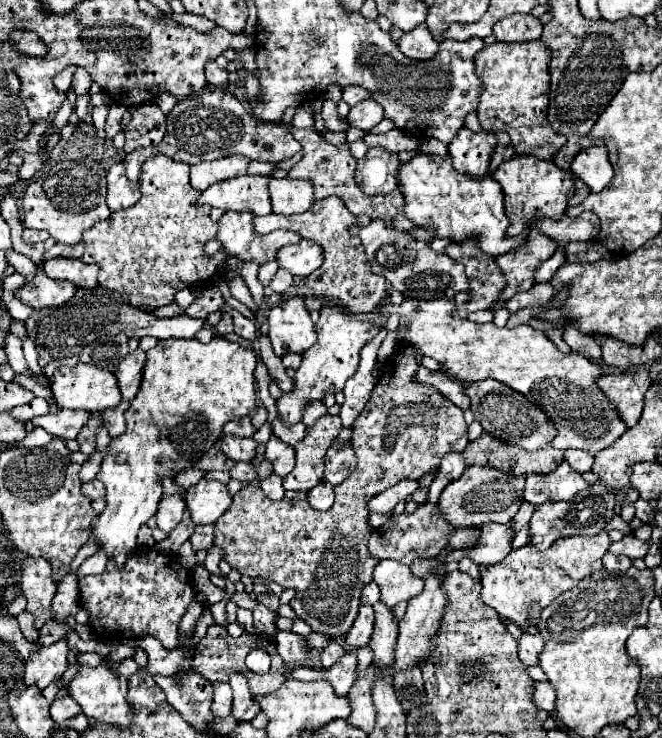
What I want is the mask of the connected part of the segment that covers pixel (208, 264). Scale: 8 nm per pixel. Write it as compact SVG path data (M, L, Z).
M151 156L143 164L141 178L141 198L133 208L113 212L105 222L97 222L83 234L85 254L83 262L99 266L99 284L107 290L119 292L131 306L137 308L159 308L173 302L173 296L181 288L189 288L191 284L211 282L213 276L221 274L221 264L227 258L223 250L219 250L213 258L203 256L203 244L217 234L217 222L209 218L209 208L195 206L199 196L197 190L189 186L189 164L175 162L167 156Z

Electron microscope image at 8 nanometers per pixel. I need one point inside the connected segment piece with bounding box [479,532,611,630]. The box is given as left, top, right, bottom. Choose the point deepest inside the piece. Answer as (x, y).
(518, 588)

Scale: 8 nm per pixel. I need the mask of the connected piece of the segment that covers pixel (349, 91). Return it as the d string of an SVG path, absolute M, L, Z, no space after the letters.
M347 86L347 88L343 88L343 96L341 96L341 100L347 102L349 106L355 106L357 102L367 100L367 98L369 98L367 96L367 90L365 88L359 88L359 86Z

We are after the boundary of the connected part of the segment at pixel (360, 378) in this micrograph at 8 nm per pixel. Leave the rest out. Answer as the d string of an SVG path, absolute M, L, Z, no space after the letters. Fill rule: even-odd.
M383 328L373 340L367 342L367 348L363 348L361 352L361 364L359 364L359 370L355 372L355 376L345 384L343 388L343 394L345 394L345 402L341 406L341 420L343 420L343 426L351 426L355 422L355 418L361 414L361 410L365 408L367 400L369 400L369 394L375 386L375 376L373 376L373 366L377 362L377 350L385 338L387 330Z

